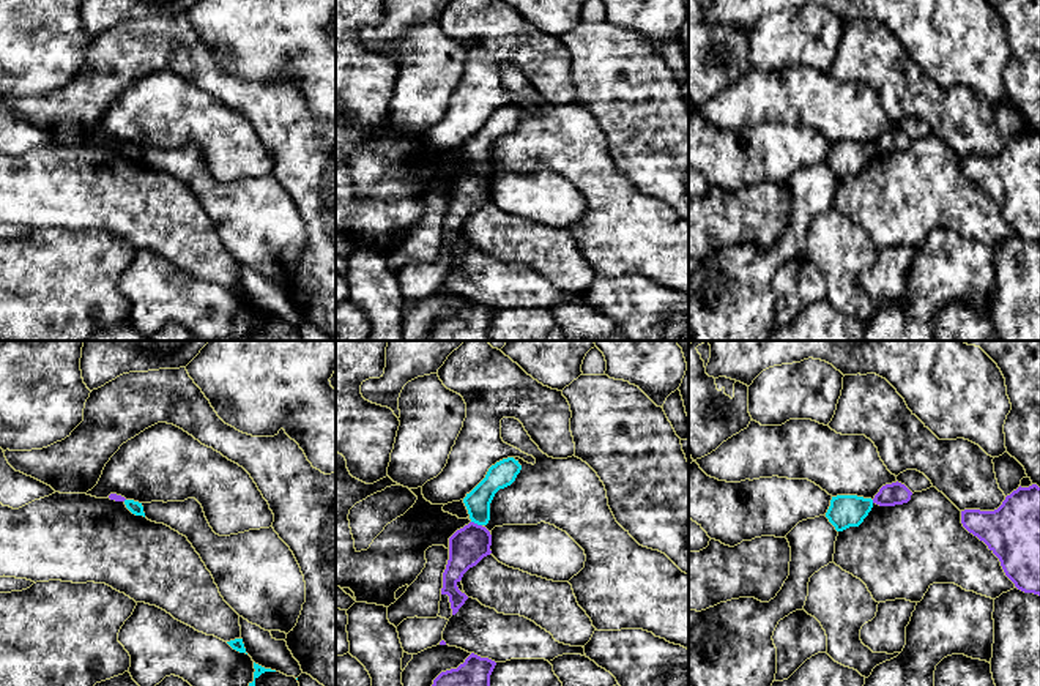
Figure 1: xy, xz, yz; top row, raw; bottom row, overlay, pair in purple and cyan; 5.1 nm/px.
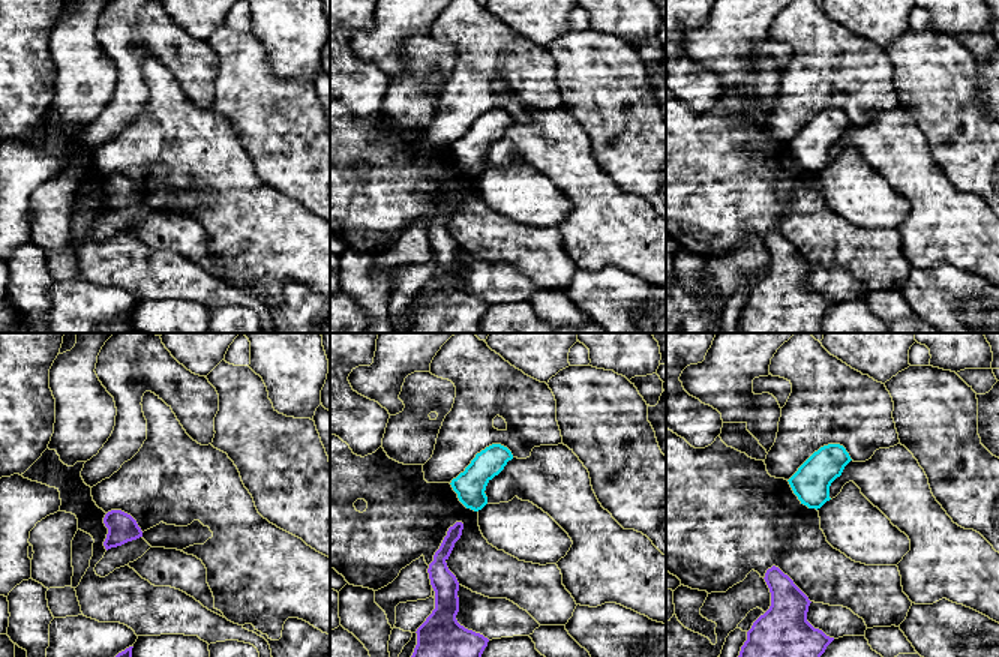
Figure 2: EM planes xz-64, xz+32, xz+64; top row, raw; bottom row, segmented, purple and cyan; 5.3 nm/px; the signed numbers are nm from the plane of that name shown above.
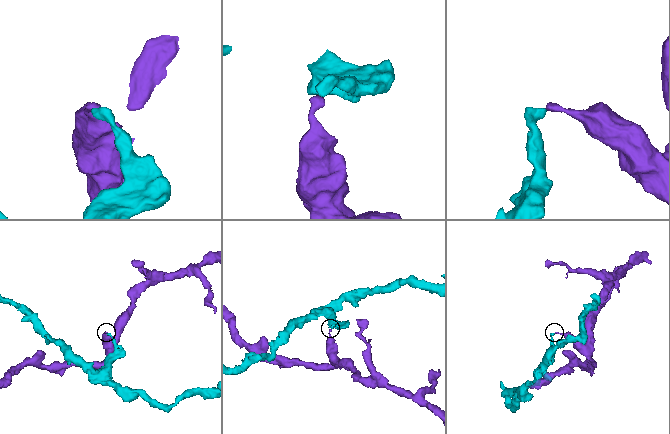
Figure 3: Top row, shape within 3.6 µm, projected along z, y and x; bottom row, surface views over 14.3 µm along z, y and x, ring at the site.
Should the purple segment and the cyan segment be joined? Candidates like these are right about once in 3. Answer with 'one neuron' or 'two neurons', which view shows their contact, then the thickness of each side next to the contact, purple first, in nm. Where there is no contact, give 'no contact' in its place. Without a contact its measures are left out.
two neurons; contact in xz; calibres 190 and 130 nm

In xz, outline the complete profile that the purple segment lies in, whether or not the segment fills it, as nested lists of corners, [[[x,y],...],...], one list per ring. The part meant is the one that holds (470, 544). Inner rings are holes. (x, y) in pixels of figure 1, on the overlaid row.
[[[470,522],[449,538],[449,560],[443,572],[441,595],[449,596],[452,615],[455,615],[468,599],[468,596],[459,590],[457,583],[470,568],[492,554],[490,546],[490,531],[474,522]]]

